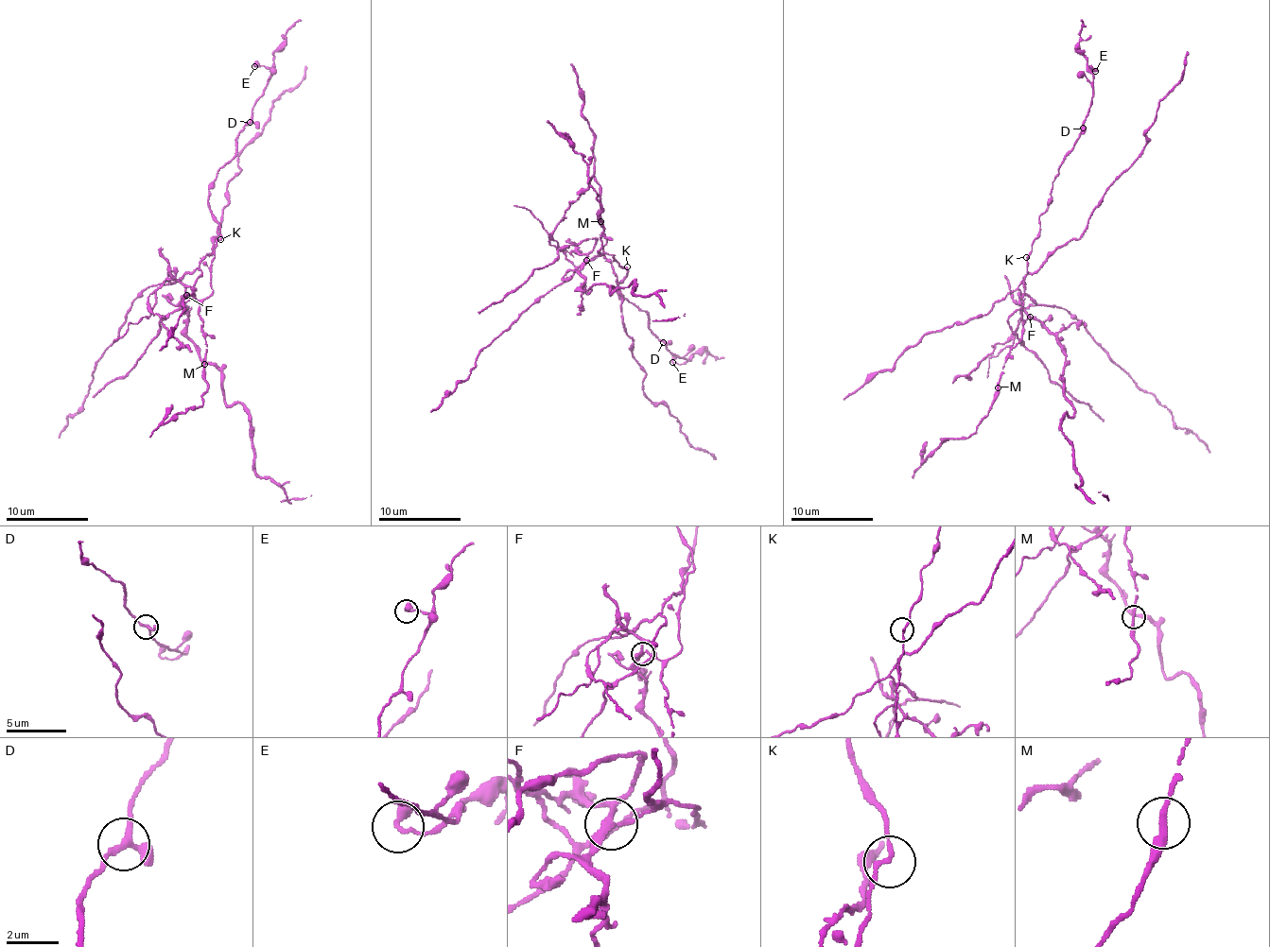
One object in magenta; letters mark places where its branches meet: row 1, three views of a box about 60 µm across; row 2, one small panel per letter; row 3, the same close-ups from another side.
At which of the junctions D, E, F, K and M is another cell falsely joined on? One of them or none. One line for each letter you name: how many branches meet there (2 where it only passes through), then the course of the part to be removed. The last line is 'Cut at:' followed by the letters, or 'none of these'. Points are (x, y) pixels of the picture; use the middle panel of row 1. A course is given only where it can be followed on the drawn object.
F: Branches: 3. Course of the part to remove: (587, 260), (565, 253), (582, 266), (600, 254), (612, 265), (644, 394), (715, 458)
Cut at: F

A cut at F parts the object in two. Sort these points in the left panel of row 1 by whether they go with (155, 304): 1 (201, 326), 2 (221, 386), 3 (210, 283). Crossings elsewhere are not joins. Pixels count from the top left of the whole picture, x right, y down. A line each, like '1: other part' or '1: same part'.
1: other part
2: same part
3: other part

